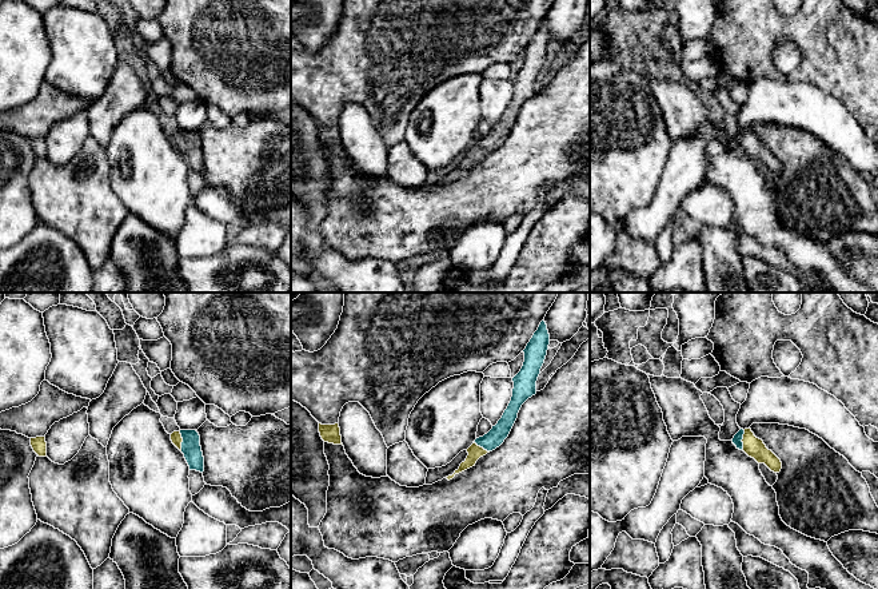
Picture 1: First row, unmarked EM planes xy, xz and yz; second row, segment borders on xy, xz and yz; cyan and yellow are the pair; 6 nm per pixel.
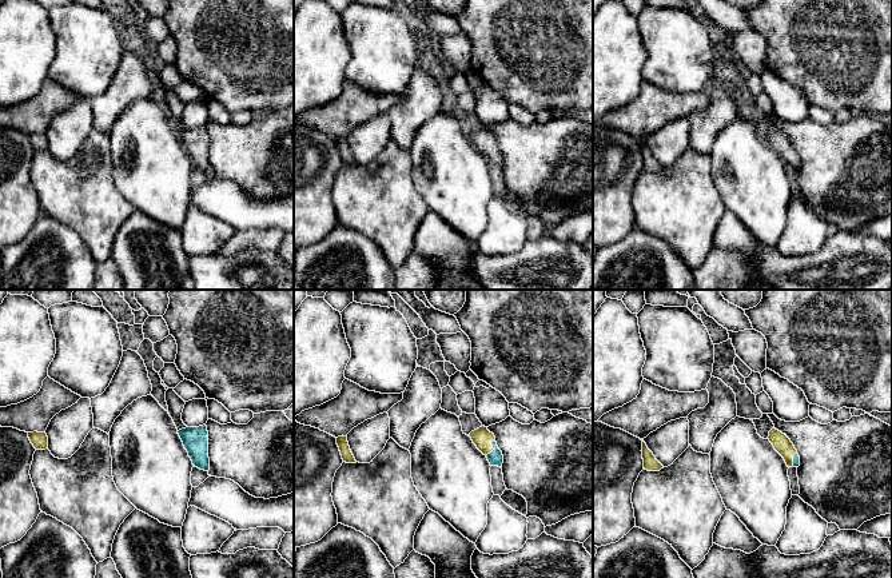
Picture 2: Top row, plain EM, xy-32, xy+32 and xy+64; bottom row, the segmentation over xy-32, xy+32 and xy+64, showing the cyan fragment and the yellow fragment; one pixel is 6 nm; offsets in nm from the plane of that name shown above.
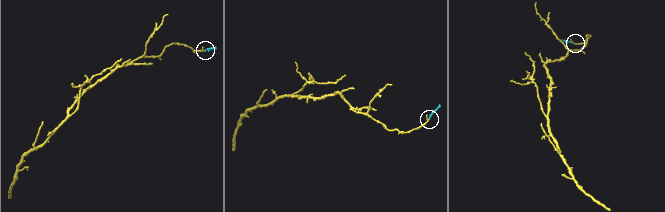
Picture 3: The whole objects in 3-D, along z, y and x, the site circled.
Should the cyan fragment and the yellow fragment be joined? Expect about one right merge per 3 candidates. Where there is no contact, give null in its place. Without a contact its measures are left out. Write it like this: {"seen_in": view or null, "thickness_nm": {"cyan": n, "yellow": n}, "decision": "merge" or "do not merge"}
{"seen_in": "xy", "thickness_nm": {"cyan": 120, "yellow": 70}, "decision": "merge"}

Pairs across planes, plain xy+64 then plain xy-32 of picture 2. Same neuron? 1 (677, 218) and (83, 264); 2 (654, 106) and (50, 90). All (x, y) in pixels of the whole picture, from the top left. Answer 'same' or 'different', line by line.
1: different
2: same

